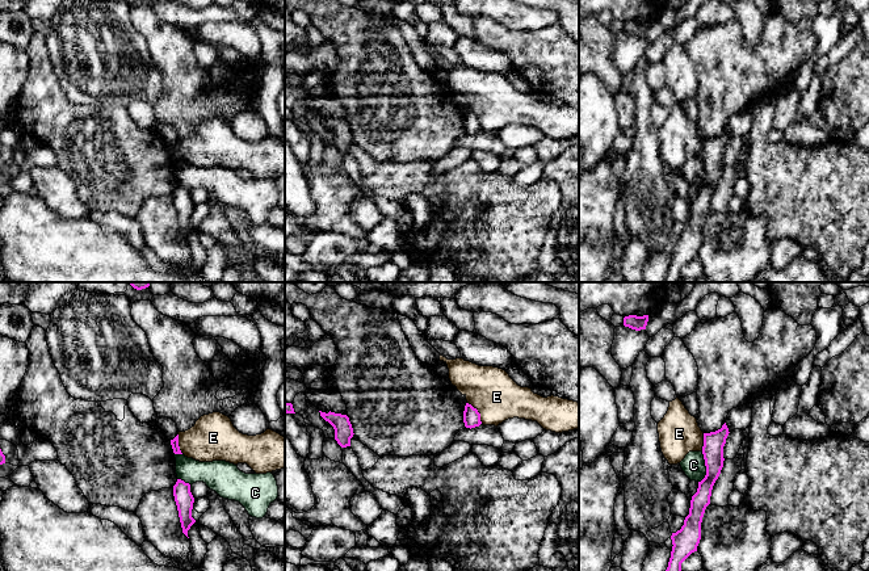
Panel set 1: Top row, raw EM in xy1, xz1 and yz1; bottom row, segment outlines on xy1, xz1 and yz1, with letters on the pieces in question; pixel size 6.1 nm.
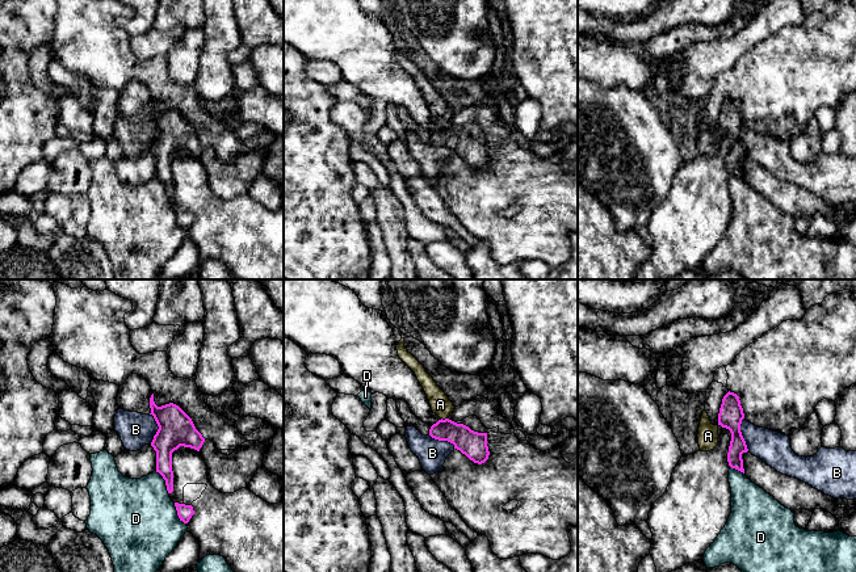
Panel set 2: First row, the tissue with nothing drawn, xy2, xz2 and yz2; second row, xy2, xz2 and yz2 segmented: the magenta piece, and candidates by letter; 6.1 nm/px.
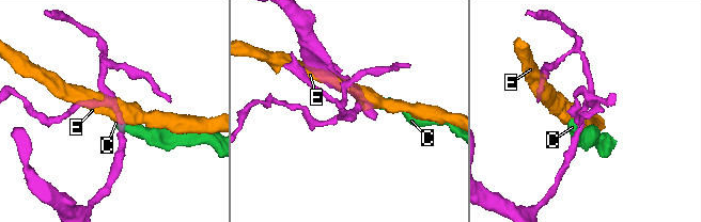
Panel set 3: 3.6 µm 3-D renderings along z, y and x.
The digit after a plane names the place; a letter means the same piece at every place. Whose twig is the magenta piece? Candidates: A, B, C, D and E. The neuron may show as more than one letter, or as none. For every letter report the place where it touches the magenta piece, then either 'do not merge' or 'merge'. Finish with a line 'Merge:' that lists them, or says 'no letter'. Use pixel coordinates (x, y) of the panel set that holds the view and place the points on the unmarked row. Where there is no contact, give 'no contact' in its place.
A: meets magenta in xz2 at (445, 125); merge
B: meets magenta in yz2 at (741, 141); do not merge
C: meets magenta in yz1 at (706, 173); do not merge
D: meets magenta in xy2 at (166, 188); do not merge
E: meets magenta in xz1 at (478, 118); do not merge
Merge: A

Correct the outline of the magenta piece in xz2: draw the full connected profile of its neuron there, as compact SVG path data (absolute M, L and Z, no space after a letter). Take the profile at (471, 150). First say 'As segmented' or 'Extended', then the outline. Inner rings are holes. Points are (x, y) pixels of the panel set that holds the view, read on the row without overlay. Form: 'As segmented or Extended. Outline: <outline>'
Extended. Outline: M404 45L396 51L399 64L415 79L423 93L433 119L440 126L429 135L429 142L439 147L448 147L454 151L474 169L482 171L488 165L487 139L478 139L463 130L457 130L449 125L454 117L453 109L437 92L424 72L404 54Z

